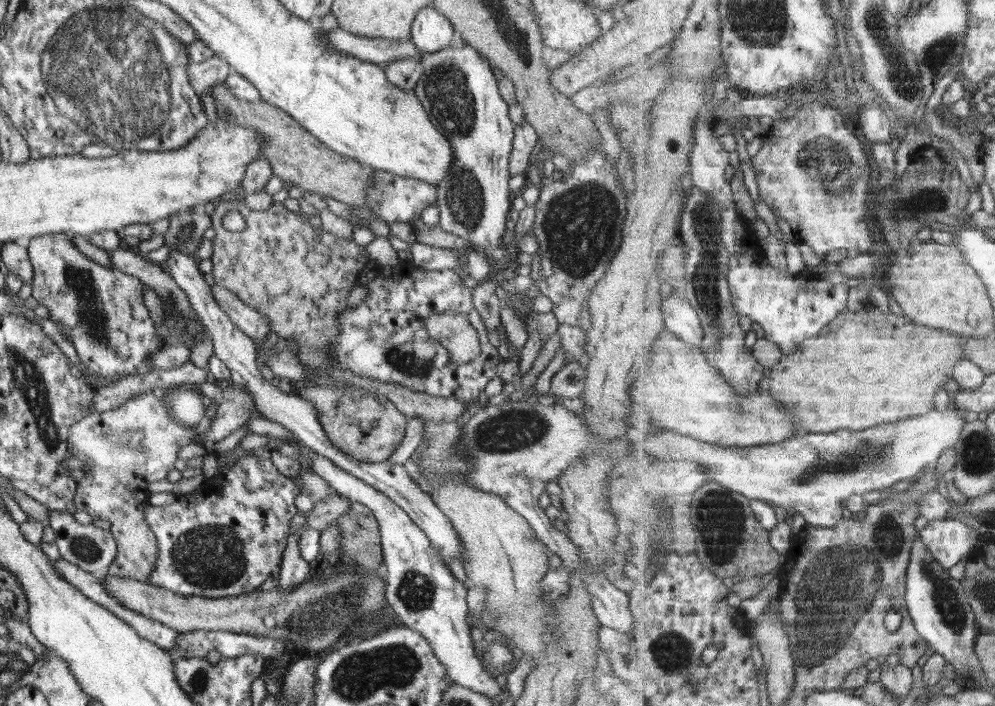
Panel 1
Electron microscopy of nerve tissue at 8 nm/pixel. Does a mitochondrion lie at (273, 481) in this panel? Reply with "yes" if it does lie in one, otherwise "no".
no

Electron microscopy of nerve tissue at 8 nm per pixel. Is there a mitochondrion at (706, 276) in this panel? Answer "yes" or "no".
yes

